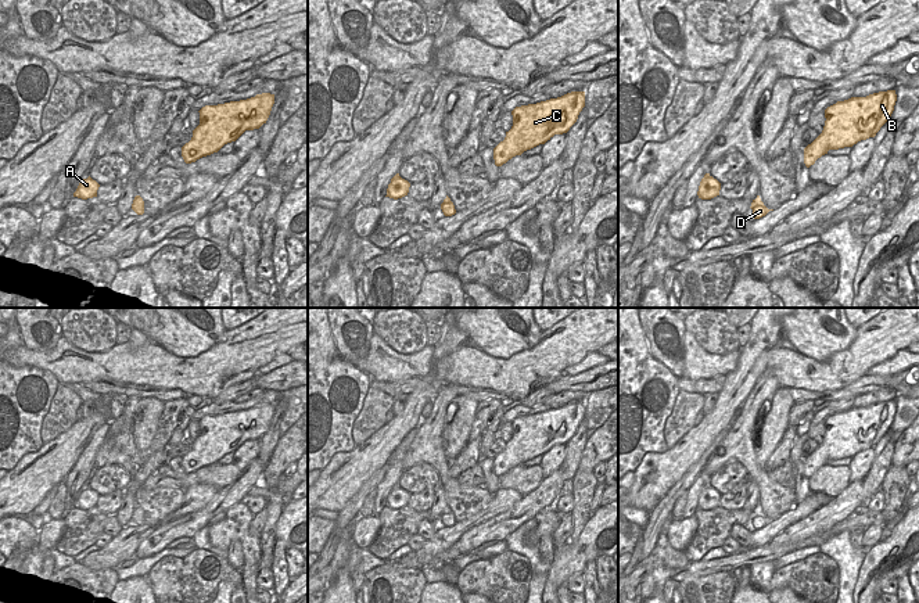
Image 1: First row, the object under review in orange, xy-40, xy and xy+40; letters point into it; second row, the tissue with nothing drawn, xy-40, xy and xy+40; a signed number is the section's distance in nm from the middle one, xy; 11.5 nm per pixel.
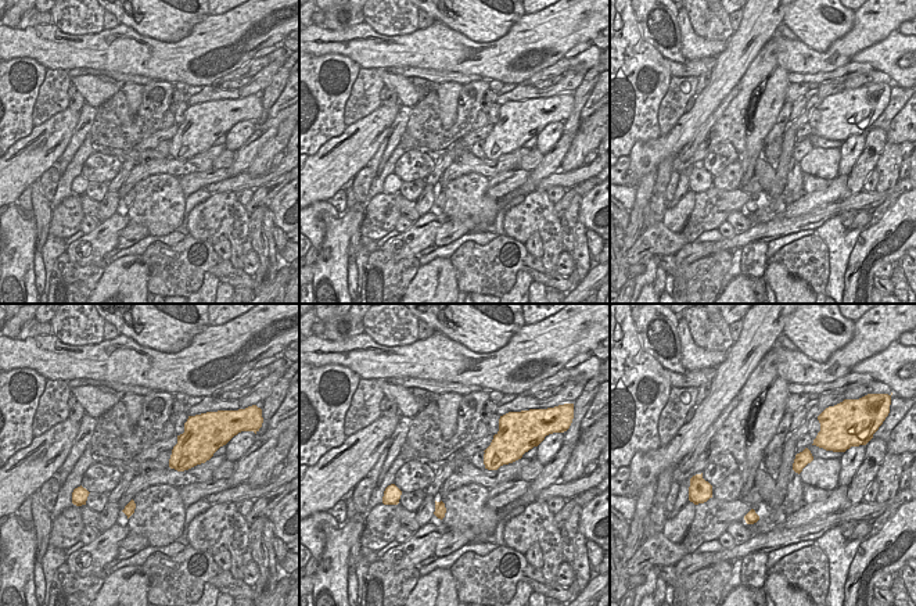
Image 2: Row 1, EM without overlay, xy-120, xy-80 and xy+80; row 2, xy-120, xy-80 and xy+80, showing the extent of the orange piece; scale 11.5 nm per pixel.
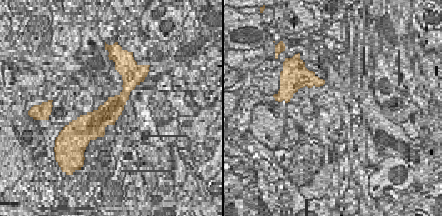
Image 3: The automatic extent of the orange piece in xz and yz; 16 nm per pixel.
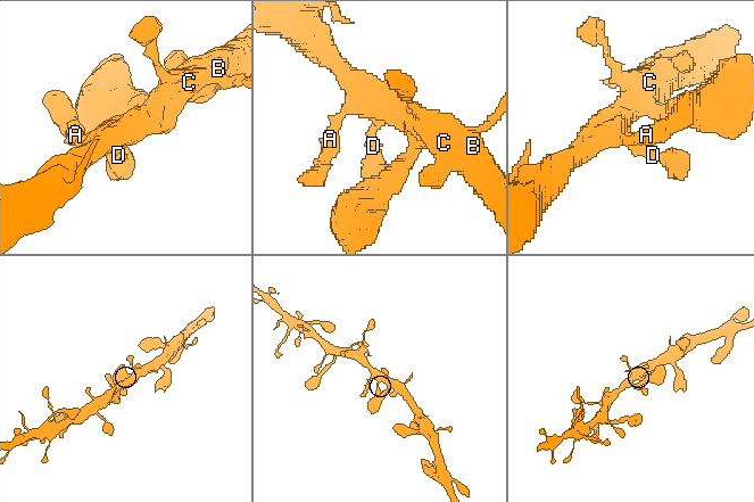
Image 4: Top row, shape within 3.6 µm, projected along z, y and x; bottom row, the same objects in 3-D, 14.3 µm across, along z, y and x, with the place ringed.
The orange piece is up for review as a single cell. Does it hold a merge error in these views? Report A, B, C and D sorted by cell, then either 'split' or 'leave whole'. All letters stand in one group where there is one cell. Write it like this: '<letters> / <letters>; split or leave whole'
A B C D; leave whole

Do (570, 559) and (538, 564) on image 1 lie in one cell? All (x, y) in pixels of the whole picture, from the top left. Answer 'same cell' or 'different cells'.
different cells

